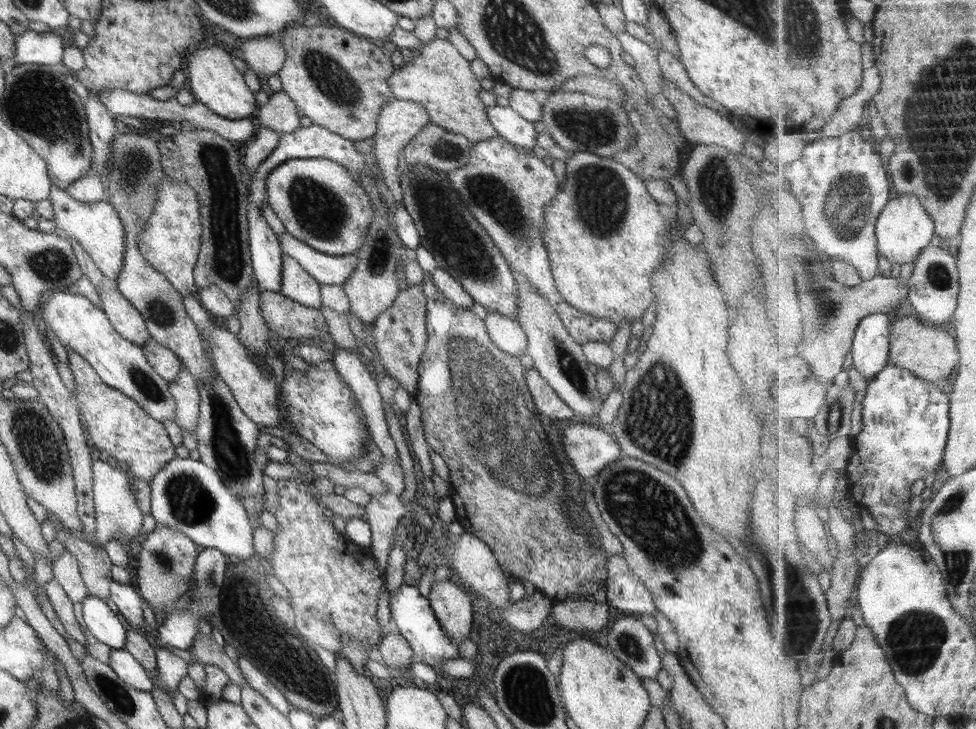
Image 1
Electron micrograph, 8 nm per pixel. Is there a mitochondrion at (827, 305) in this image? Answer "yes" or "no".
yes

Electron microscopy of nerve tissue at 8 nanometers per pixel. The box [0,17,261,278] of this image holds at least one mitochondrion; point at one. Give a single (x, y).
(57, 119)

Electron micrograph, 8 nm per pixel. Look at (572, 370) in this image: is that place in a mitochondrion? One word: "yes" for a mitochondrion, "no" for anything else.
yes

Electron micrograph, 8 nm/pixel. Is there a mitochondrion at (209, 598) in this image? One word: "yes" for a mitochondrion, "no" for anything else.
yes

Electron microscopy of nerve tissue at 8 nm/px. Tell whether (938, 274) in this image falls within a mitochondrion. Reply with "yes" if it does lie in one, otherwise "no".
yes

